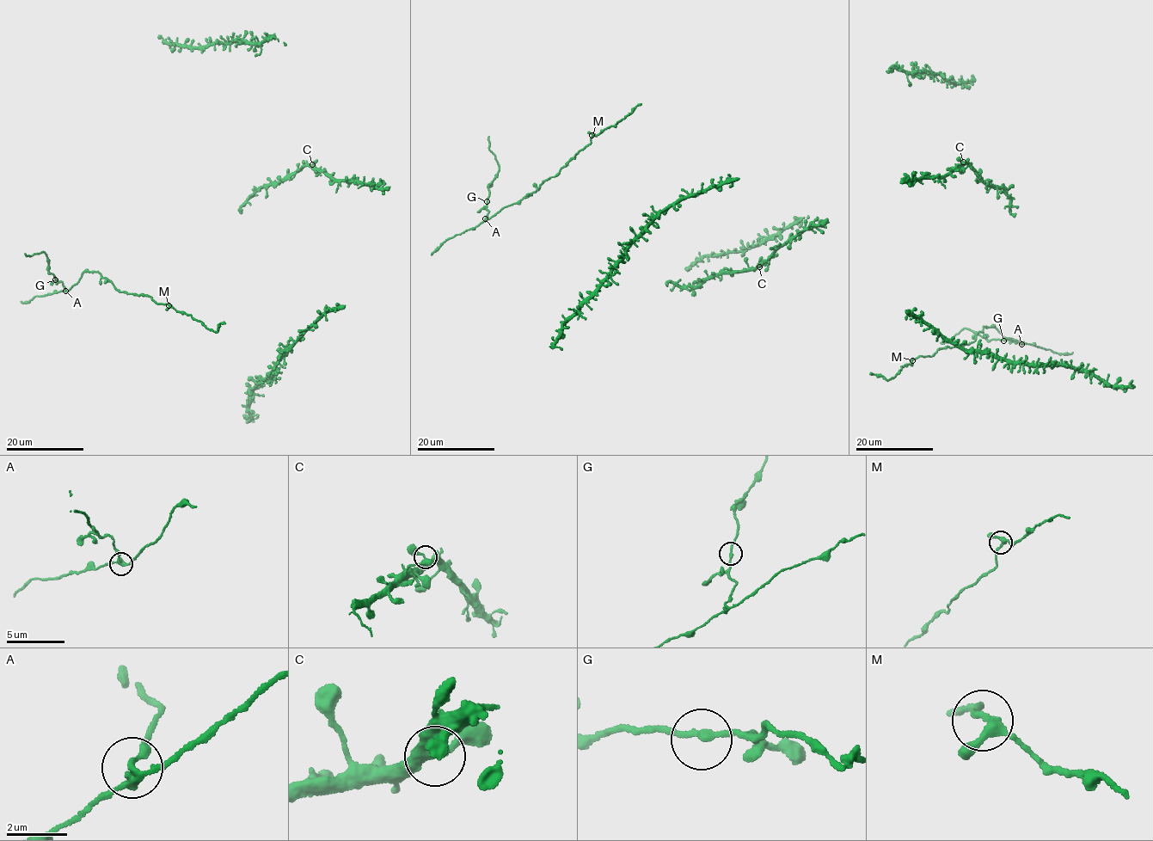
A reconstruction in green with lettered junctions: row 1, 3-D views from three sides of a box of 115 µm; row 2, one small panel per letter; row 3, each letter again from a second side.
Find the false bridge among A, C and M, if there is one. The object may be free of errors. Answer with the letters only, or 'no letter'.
A

